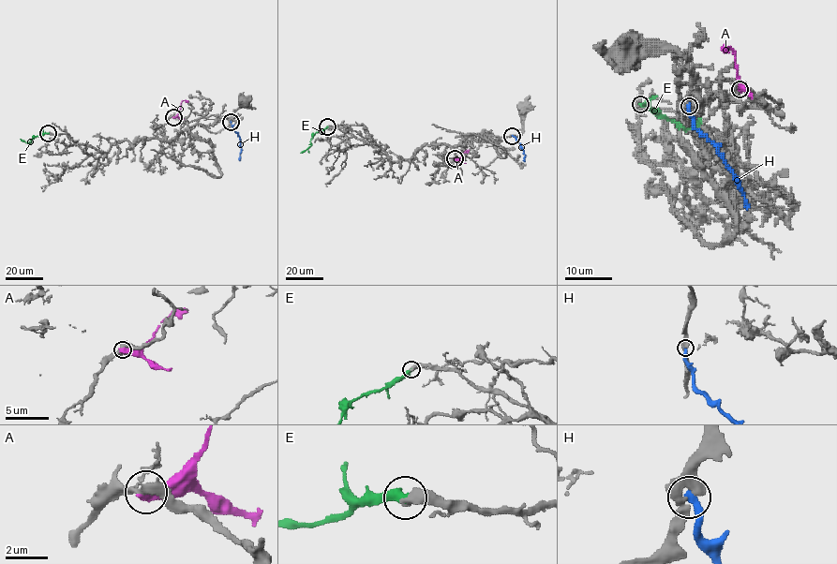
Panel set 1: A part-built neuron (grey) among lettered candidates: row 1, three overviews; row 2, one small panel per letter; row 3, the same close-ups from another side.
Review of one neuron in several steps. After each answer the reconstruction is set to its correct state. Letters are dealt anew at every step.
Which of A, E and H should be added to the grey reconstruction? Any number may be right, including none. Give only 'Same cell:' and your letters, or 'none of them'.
Same cell: E

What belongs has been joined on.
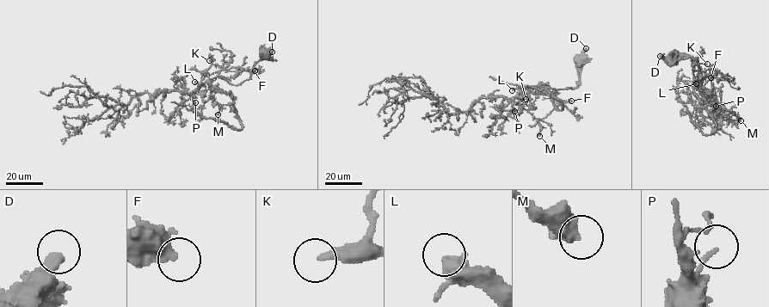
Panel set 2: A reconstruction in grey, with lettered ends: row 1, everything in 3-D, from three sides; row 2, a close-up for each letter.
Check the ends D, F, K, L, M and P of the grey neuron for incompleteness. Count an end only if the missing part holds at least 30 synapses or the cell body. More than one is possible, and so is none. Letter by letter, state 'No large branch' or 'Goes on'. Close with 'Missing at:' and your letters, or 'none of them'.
D: No large branch
F: No large branch
K: No large branch
L: Goes on
M: No large branch
P: No large branch
Missing at: L

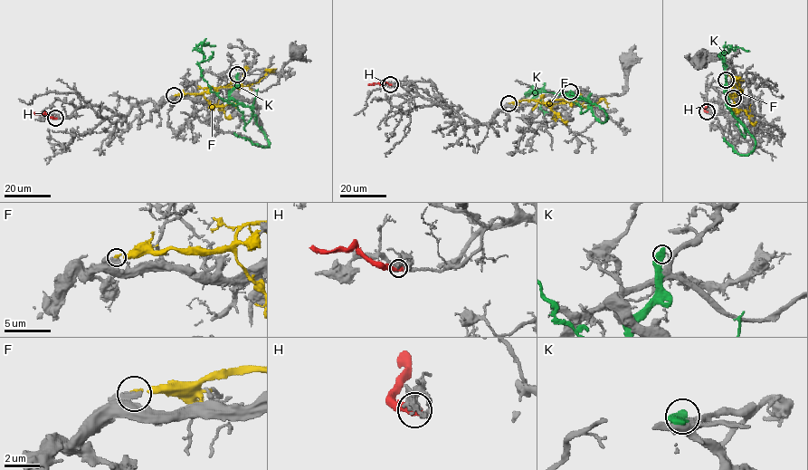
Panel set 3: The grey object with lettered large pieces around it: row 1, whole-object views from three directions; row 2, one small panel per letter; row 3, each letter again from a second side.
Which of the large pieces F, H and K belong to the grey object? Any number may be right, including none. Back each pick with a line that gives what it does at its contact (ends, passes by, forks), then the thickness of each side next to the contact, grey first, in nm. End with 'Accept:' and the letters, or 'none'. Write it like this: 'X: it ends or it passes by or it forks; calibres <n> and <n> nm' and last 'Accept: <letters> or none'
Accept: none

